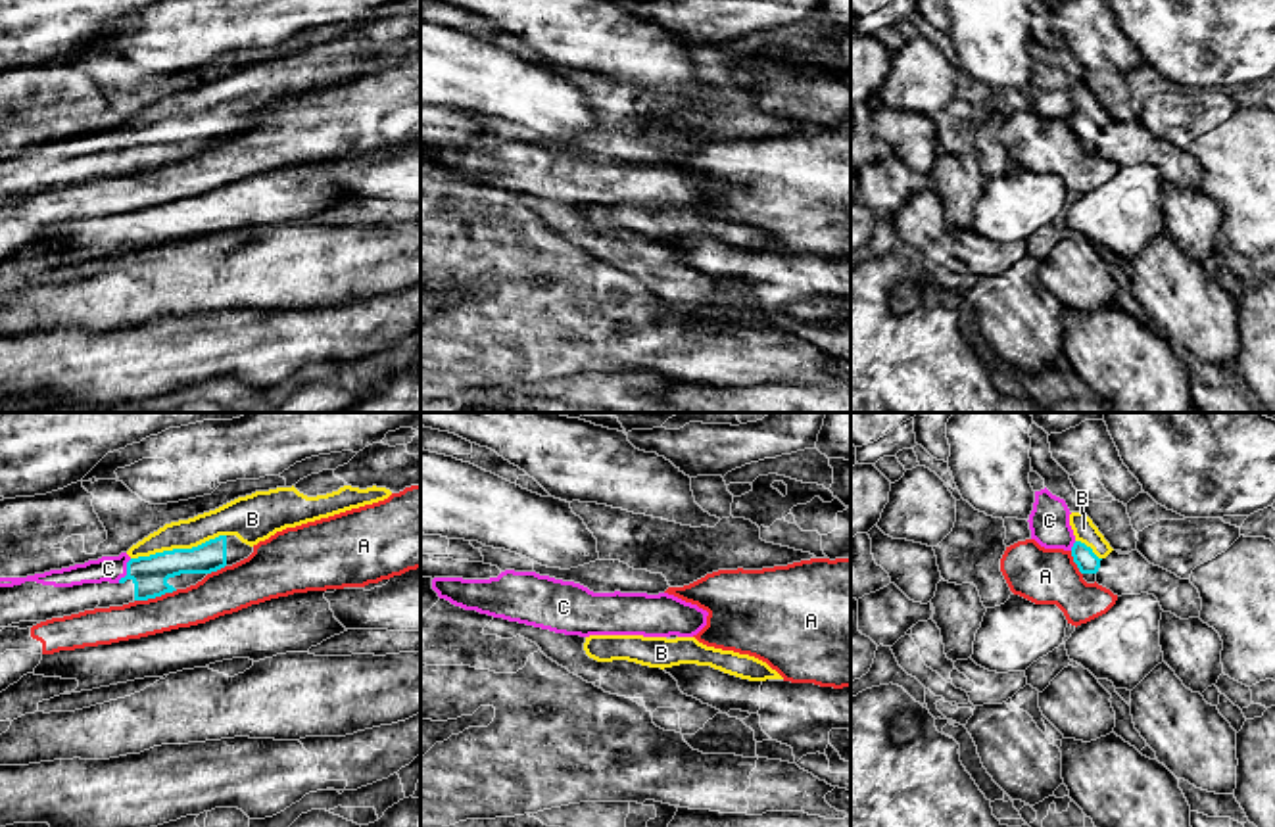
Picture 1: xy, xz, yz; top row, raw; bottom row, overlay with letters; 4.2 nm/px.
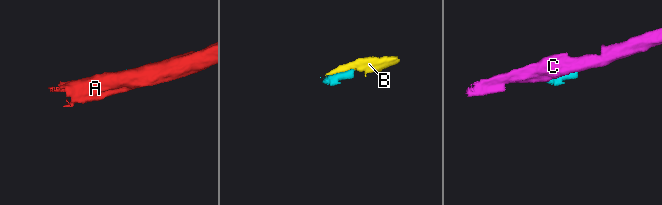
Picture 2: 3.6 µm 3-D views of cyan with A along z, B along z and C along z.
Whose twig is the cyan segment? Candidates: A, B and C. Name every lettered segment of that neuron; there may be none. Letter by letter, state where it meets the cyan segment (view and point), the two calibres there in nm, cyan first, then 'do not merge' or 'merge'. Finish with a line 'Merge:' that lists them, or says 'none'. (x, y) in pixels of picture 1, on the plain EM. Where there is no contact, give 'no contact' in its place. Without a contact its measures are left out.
A: meets cyan in xy at (156, 165); 150 nm thick on the cyan side, 180 nm on the other; do not merge
B: meets cyan in xy at (177, 119); 150 nm thick on the cyan side, 130 nm on the other; merge
C: meets cyan in xy at (127, 141); 150 nm thick on the cyan side, 110 nm on the other; do not merge
Merge: B

